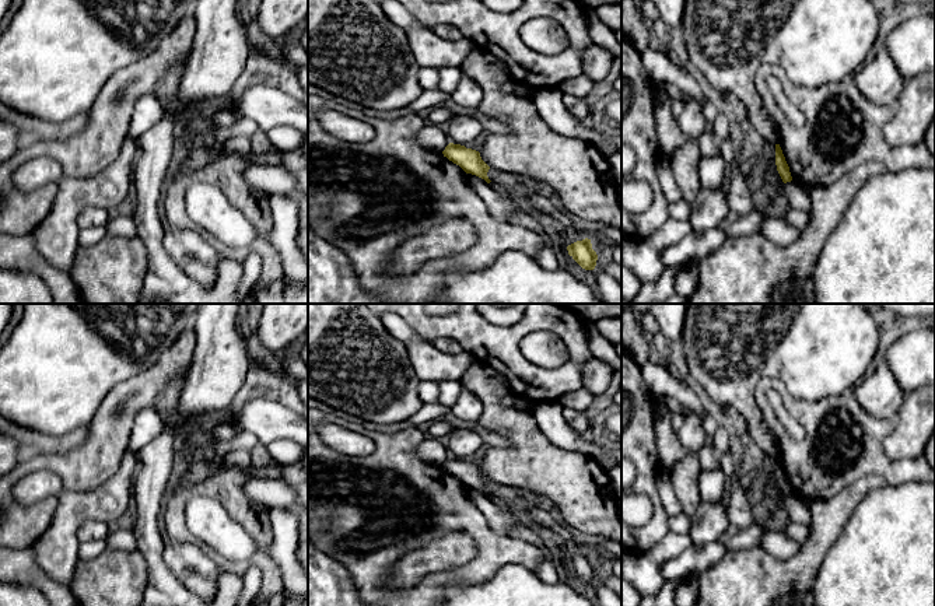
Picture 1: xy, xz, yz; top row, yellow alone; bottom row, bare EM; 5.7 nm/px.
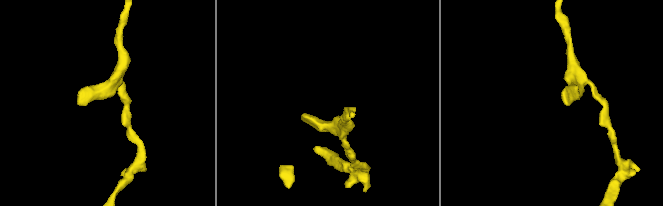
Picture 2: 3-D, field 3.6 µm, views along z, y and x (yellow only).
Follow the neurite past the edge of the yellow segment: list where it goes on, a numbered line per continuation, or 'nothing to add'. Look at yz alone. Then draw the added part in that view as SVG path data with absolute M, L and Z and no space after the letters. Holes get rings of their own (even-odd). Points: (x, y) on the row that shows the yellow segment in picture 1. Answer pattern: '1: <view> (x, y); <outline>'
nothing to add

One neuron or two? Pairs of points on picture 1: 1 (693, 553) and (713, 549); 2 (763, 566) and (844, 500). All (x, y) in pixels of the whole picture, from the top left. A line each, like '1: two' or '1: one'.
1: one
2: one

